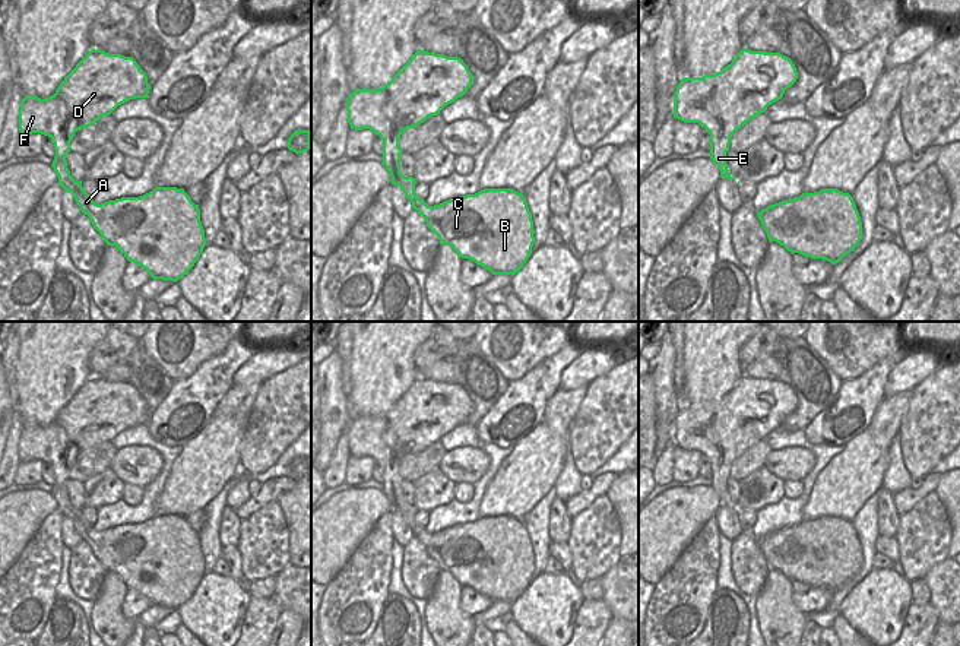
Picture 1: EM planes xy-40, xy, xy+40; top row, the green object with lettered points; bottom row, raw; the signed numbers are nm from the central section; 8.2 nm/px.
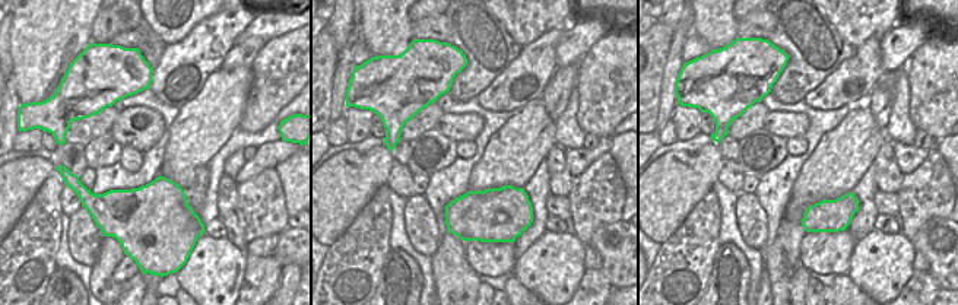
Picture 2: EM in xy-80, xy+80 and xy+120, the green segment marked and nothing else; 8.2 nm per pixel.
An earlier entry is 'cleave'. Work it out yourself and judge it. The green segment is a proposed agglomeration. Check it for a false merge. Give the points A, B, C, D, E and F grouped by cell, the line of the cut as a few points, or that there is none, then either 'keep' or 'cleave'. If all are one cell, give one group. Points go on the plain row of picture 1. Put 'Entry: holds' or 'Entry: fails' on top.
Entry: fails
A B C D E F | no cut | keep

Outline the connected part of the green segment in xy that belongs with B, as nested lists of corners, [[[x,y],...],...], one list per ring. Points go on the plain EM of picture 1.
[[[418,377],[411,387],[378,417],[355,417],[346,428],[351,456],[370,456],[383,468],[383,493],[411,528],[412,535],[425,547],[427,554],[438,564],[440,571],[449,571],[462,586],[469,586],[488,596],[492,602],[516,602],[532,582],[535,557],[532,541],[522,520],[513,516],[484,516],[475,522],[450,526],[428,533],[415,522],[414,504],[400,500],[400,462],[419,453],[428,444],[463,424],[473,403],[462,386]]]

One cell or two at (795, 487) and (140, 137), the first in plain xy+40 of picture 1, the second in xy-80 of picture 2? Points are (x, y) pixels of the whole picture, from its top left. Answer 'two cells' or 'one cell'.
two cells

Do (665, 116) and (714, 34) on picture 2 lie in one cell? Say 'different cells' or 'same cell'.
same cell

